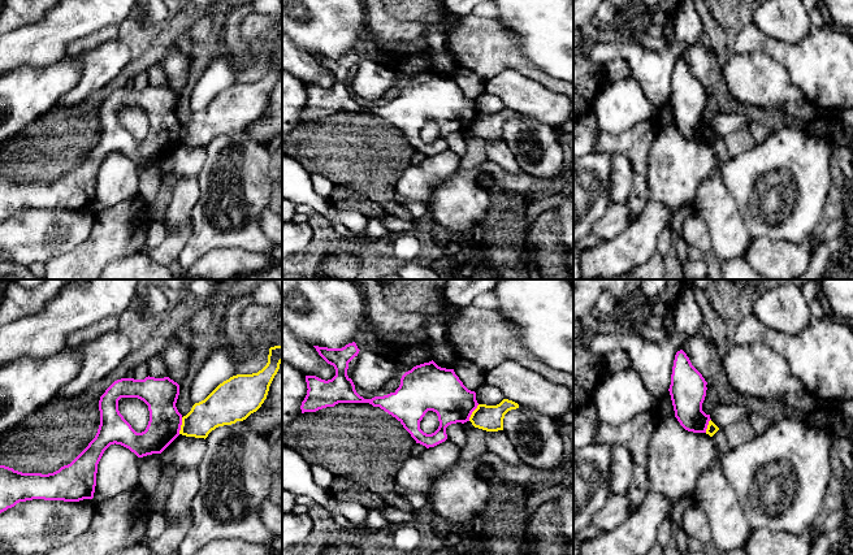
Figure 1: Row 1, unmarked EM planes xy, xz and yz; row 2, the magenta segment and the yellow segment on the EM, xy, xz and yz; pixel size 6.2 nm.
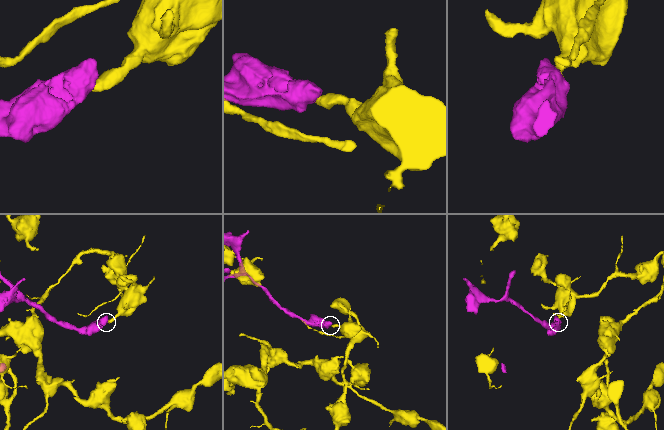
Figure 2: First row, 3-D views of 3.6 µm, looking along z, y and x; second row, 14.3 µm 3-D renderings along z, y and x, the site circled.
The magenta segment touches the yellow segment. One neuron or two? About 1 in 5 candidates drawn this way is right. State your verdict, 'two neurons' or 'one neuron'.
two neurons

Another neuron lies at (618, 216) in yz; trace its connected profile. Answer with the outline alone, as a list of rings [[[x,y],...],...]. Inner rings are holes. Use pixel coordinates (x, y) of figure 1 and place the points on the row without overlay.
[[[611,204],[607,212],[592,226],[592,233],[603,239],[611,240],[632,221],[628,204]]]

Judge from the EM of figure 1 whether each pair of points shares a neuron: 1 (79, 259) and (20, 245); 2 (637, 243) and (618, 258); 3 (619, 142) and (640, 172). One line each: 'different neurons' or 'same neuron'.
1: different neurons
2: same neuron
3: same neuron

